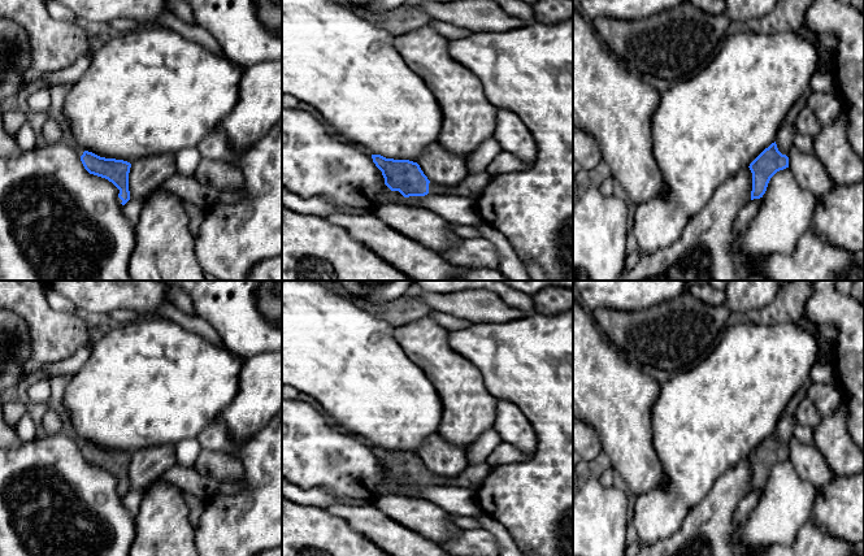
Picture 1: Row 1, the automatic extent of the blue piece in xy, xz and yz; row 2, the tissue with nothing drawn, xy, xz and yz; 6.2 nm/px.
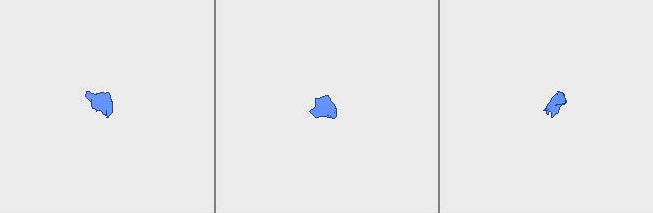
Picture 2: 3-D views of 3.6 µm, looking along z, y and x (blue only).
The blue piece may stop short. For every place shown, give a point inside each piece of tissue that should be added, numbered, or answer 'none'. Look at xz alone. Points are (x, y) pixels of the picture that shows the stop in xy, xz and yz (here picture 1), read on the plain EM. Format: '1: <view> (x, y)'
1: xz (472, 477)

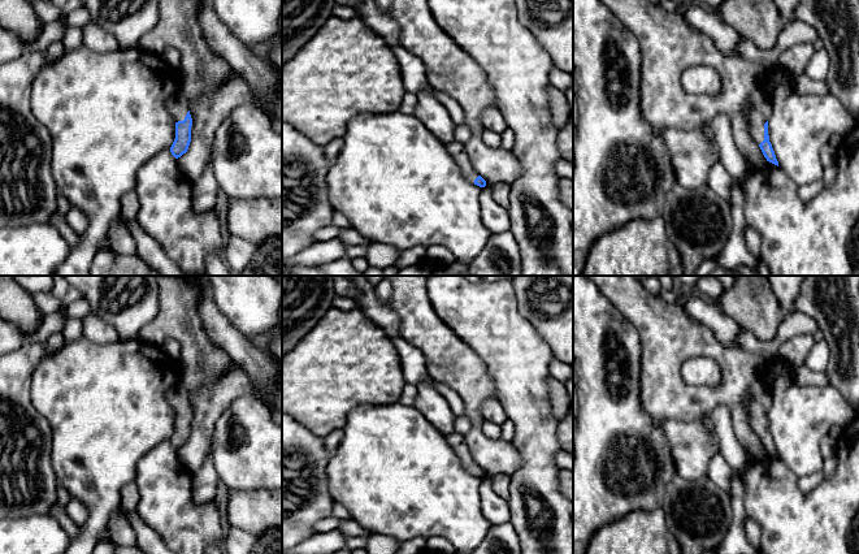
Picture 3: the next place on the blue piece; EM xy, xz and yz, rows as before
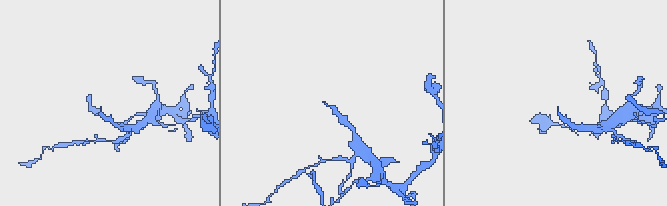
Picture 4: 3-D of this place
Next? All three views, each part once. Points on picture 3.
1: yz (759, 402)

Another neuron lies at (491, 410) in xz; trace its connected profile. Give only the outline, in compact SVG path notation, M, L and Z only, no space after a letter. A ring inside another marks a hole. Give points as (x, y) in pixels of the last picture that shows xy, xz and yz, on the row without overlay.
M487 399L481 407L482 419L495 425L502 425L508 417L498 399Z

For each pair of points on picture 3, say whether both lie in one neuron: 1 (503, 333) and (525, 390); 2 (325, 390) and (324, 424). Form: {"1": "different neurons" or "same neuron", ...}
{"1": "same neuron", "2": "same neuron"}

